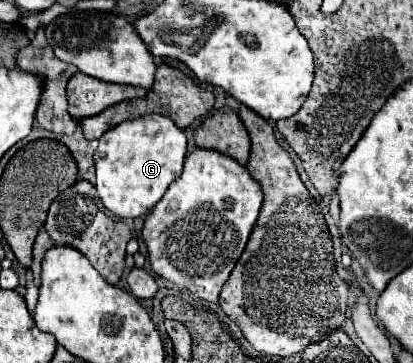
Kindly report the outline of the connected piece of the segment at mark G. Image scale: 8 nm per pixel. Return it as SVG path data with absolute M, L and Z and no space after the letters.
M152 114L152 116L140 116L136 120L128 120L124 124L118 124L116 128L104 132L100 138L98 150L94 152L94 166L96 166L96 190L102 200L102 204L118 218L138 218L152 210L168 186L180 176L182 164L186 158L186 134L166 116Z

